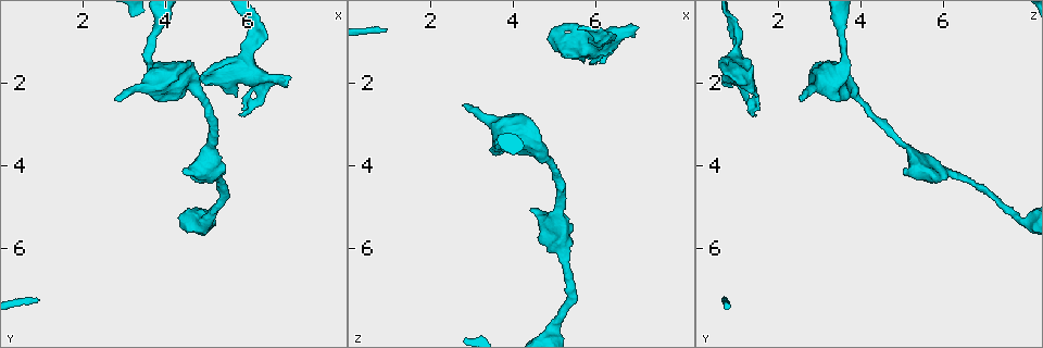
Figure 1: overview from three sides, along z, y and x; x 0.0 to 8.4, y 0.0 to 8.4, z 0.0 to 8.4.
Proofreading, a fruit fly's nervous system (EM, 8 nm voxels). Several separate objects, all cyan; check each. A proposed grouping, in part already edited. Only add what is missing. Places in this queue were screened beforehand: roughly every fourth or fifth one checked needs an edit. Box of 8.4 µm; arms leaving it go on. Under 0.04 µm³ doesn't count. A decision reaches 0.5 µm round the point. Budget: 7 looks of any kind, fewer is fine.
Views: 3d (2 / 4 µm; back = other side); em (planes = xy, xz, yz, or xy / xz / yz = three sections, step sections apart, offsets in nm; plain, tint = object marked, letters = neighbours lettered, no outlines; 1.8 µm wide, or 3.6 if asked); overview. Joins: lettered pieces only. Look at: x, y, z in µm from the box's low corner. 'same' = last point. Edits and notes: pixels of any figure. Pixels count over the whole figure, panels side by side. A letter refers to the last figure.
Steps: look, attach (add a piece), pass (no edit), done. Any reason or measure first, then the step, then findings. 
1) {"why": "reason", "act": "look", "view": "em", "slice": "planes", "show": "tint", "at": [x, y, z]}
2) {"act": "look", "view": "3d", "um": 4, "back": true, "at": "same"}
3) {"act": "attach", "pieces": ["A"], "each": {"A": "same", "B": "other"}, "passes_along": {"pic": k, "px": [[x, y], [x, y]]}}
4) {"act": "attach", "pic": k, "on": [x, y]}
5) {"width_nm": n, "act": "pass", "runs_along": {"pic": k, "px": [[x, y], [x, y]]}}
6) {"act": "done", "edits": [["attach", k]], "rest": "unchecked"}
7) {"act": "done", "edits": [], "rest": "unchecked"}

{"why": "an open end", "act": "look", "view": "3d", "um": 2, "at": [6.95, 2.10, 0.95]}

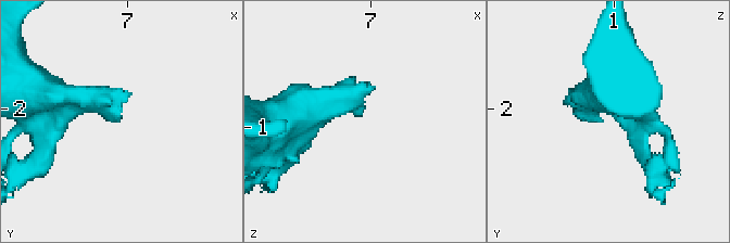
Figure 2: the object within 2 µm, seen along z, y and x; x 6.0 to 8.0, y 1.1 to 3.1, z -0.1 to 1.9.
{"why": "now the EM", "act": "look", "view": "em", "slice": "xz", "step": 4, "show": "letters", "at": [6.94, 2.08, 0.90]}

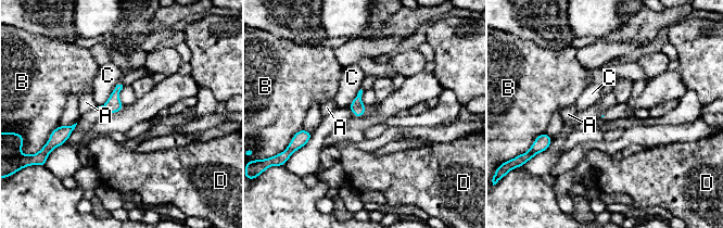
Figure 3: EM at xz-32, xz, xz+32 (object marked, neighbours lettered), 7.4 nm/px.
{"act": "look", "view": "em", "slice": "planes", "show": "letters", "at": "same"}

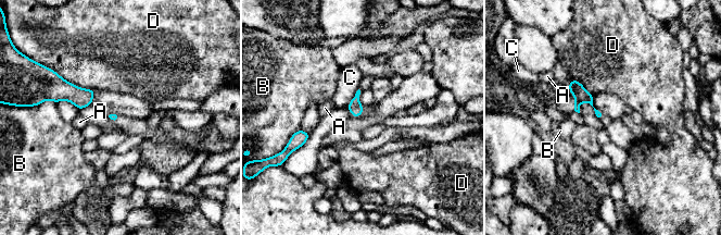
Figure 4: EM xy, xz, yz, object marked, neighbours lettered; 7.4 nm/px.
{"act": "pass", "each": {"A": "other", "B": "other", "C": "other", "D": "other"}, "border": {"pic": 4, "px": [[358, 89], [345, 107]]}, "found": "none of them fits"}

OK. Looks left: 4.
{"act": "look", "view": "3d", "um": 4, "at": [5.05, 1.70, 0.60]}

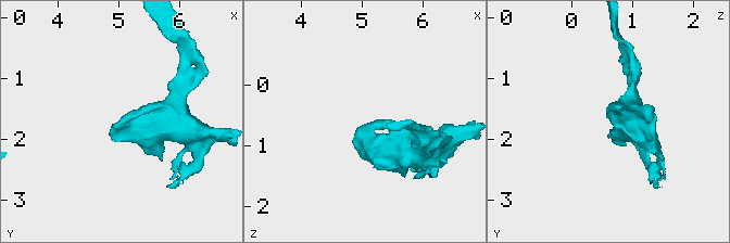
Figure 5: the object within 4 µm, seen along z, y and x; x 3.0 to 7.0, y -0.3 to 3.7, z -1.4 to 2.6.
{"act": "look", "view": "em", "slice": "planes", "show": "letters", "at": [5.05, 1.65, 0.70]}

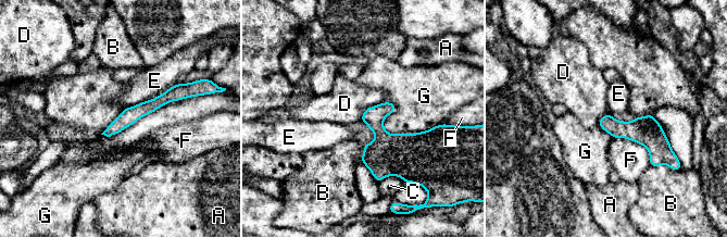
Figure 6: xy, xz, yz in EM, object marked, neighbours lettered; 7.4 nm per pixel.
{"act": "pass", "each": {"A": "other", "B": "other", "C": "other", "D": "other", "E": "other", "F": "other", "G": "other"}, "border": {"pic": 6, "px": [[383, 101], [368, 107], [360, 121]]}, "found": "no lettered piece goes on from it"}

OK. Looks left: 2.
{"why": "an open end", "act": "look", "view": "em", "slice": "planes", "show": "plain", "at": [2.75, 2.45, 2.55]}

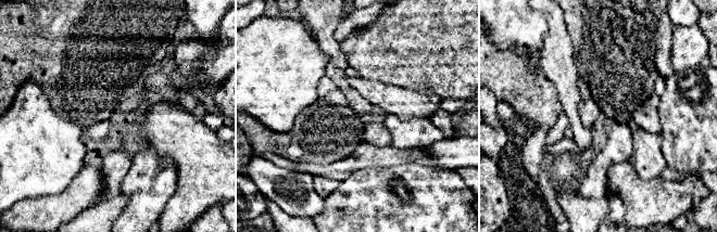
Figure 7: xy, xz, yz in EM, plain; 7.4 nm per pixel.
{"act": "look", "view": "em", "slice": "planes", "show": "letters", "at": "same"}

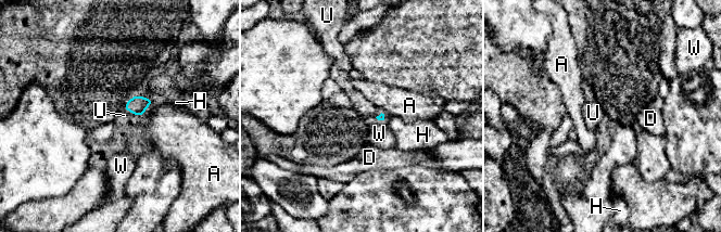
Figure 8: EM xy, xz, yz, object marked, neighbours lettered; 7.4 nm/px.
{"act": "attach", "pieces": ["U"], "each": {"A": "other", "D": "other", "H": "other", "U": "same", "W": "other"}, "passes_along": {"pic": 8, "px": [[138, 104], [130, 111], [124, 115]]}, "found": "the cell continues"}

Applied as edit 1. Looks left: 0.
{"act": "done", "edits": [["attach", 8]], "rest": "unchecked"}

